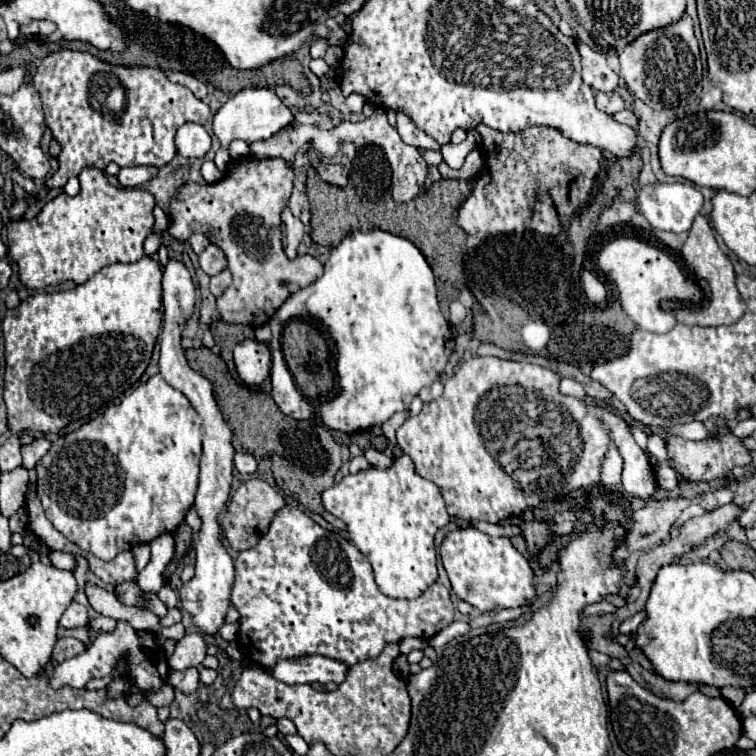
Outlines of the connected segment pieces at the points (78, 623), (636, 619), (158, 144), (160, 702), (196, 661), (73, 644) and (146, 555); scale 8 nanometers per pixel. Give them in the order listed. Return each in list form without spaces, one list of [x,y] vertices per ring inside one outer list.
[[[76,601],[70,603],[70,607],[64,611],[62,619],[60,619],[62,627],[84,627],[88,625],[88,609]]]
[[[642,611],[642,613],[636,613],[636,615],[632,615],[630,619],[626,619],[622,625],[620,625],[620,633],[626,633],[626,635],[630,635],[630,633],[634,633],[642,623],[646,621],[646,613]]]
[[[62,49],[44,57],[34,75],[32,85],[40,93],[44,123],[52,131],[52,139],[58,141],[58,145],[62,147],[58,155],[60,167],[54,173],[54,177],[46,181],[46,189],[64,187],[68,177],[78,177],[84,169],[104,171],[106,165],[112,161],[118,163],[120,167],[146,165],[146,167],[162,169],[176,155],[174,135],[178,127],[182,127],[188,121],[206,123],[206,117],[210,115],[206,103],[196,99],[192,91],[188,91],[186,87],[168,81],[168,77],[160,69],[110,65],[82,51]]]
[[[164,684],[162,689],[160,689],[156,694],[153,693],[145,698],[148,699],[148,701],[150,701],[150,703],[152,703],[156,708],[168,706],[172,703],[172,699],[174,699],[174,689],[172,689],[172,687],[166,687],[166,684]]]
[[[188,633],[176,643],[176,651],[168,659],[170,669],[182,671],[188,667],[198,667],[206,657],[206,641],[200,633]]]
[[[58,639],[52,651],[52,663],[60,663],[64,659],[70,659],[72,655],[78,655],[80,651],[84,651],[84,643],[80,643],[78,639]]]
[[[144,543],[140,547],[134,547],[132,549],[132,555],[134,555],[134,561],[136,561],[138,571],[142,571],[148,565],[148,561],[150,561],[150,545]]]

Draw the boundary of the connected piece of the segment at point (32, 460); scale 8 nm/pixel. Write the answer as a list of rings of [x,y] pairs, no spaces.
[[[36,437],[32,443],[22,445],[22,467],[24,469],[34,469],[34,465],[46,455],[50,447],[50,441],[46,437]]]

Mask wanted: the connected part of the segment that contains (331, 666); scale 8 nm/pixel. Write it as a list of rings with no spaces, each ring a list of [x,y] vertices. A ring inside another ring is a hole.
[[[310,655],[310,657],[300,657],[300,659],[282,659],[274,667],[266,669],[274,679],[286,683],[286,685],[296,685],[296,683],[322,683],[326,685],[328,681],[342,683],[346,677],[348,667],[344,663],[336,663],[334,659],[322,657],[322,655]]]

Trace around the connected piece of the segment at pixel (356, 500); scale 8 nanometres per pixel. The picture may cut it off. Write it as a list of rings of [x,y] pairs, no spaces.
[[[398,457],[388,469],[374,469],[370,466],[370,469],[360,471],[356,475],[346,475],[340,483],[334,483],[332,487],[322,491],[322,505],[328,513],[332,513],[348,525],[350,541],[372,563],[376,583],[380,591],[384,591],[384,595],[396,599],[416,599],[438,579],[434,535],[440,527],[450,523],[450,515],[446,511],[438,487],[432,481],[426,481],[420,475],[416,475],[412,459]]]

